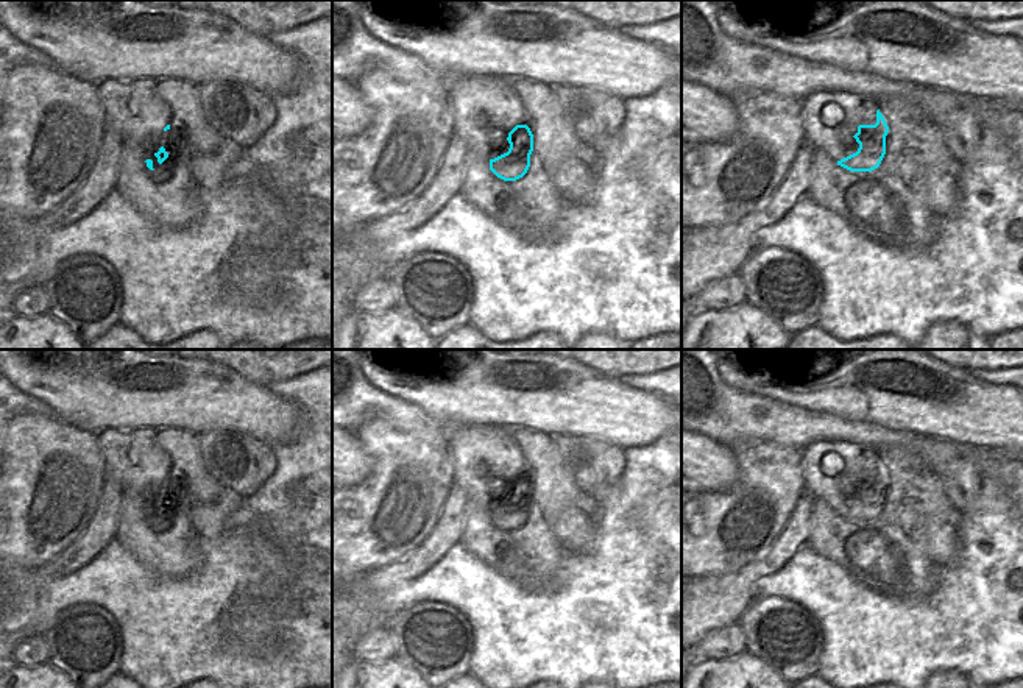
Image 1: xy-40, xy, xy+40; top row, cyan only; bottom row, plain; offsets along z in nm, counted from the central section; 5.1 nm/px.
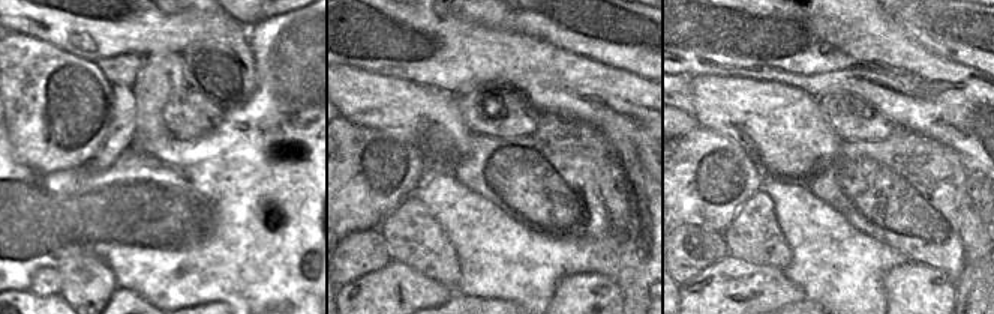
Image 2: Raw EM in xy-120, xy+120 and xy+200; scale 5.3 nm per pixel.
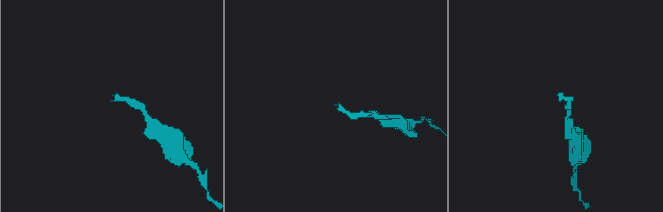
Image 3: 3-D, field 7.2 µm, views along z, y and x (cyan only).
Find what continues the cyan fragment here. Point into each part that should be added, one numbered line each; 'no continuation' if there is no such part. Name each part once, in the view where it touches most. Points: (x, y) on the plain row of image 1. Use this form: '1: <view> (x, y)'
1: xy+40 (830, 468)

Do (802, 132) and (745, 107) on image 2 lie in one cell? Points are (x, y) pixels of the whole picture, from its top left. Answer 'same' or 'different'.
same

